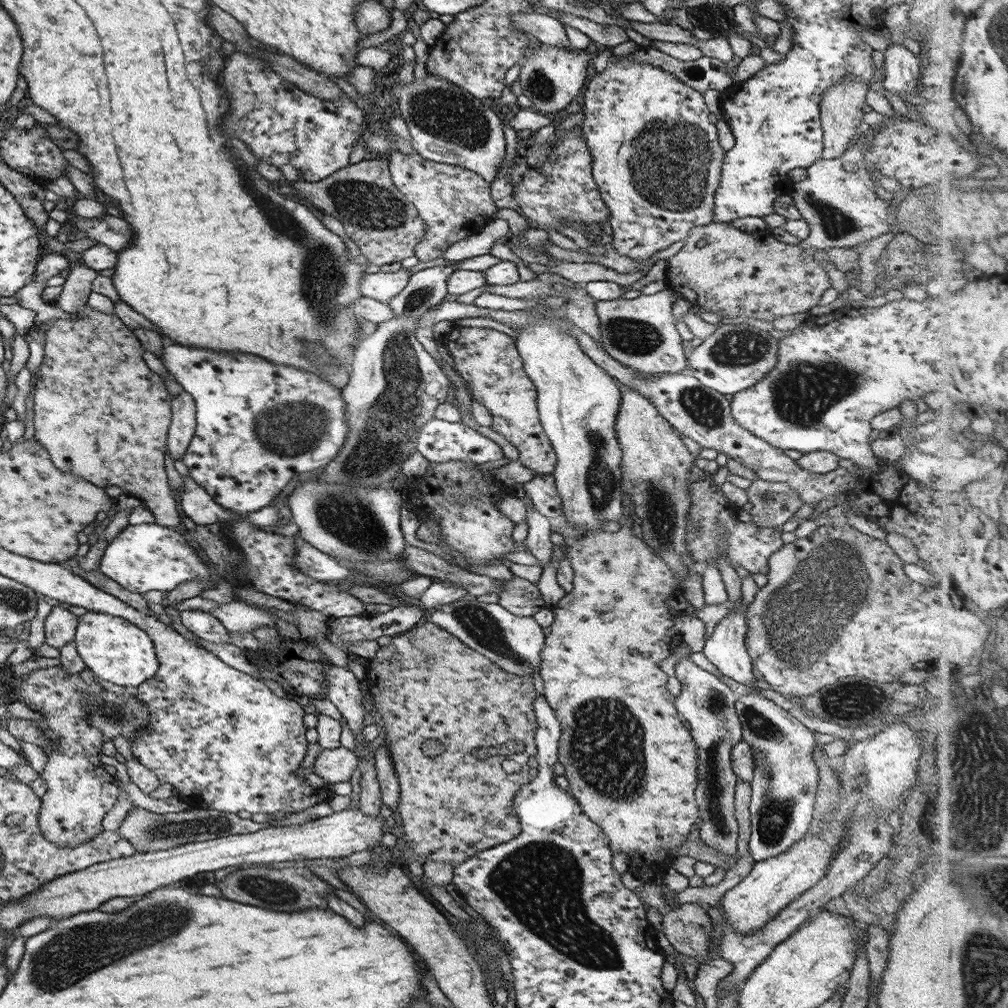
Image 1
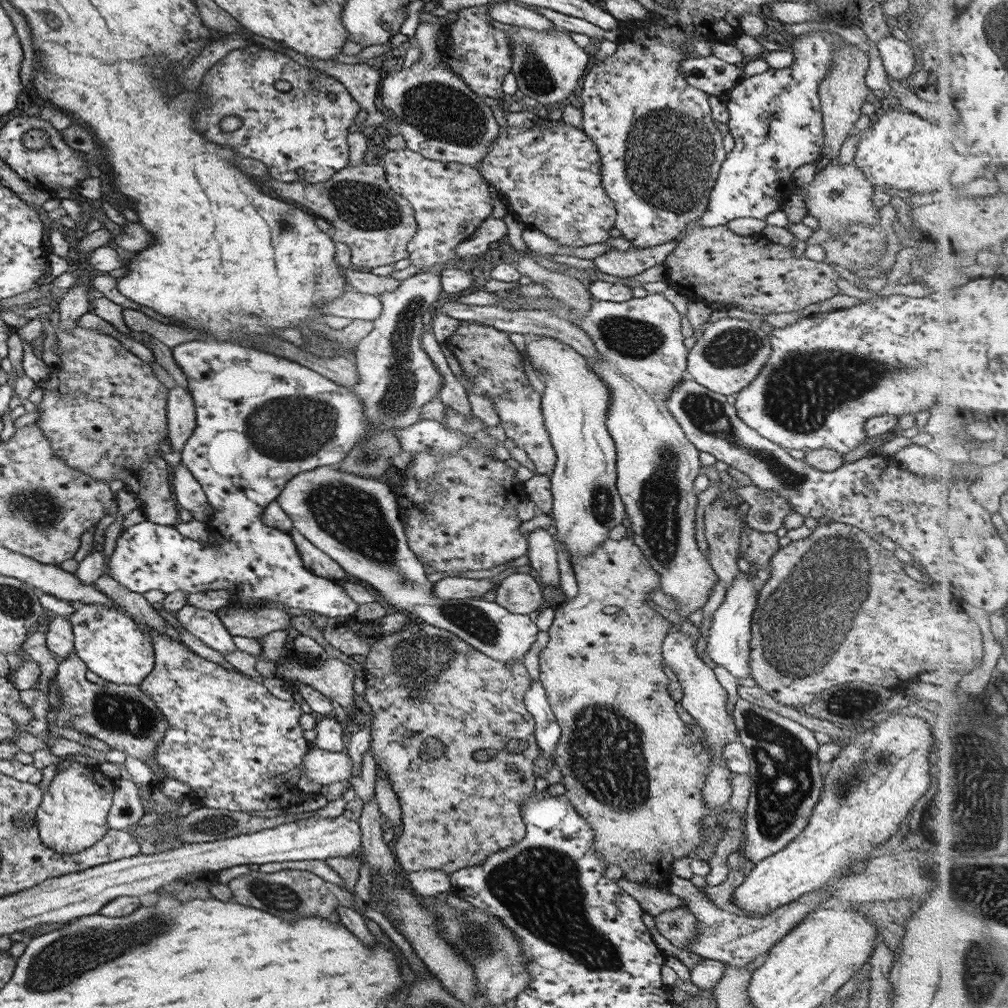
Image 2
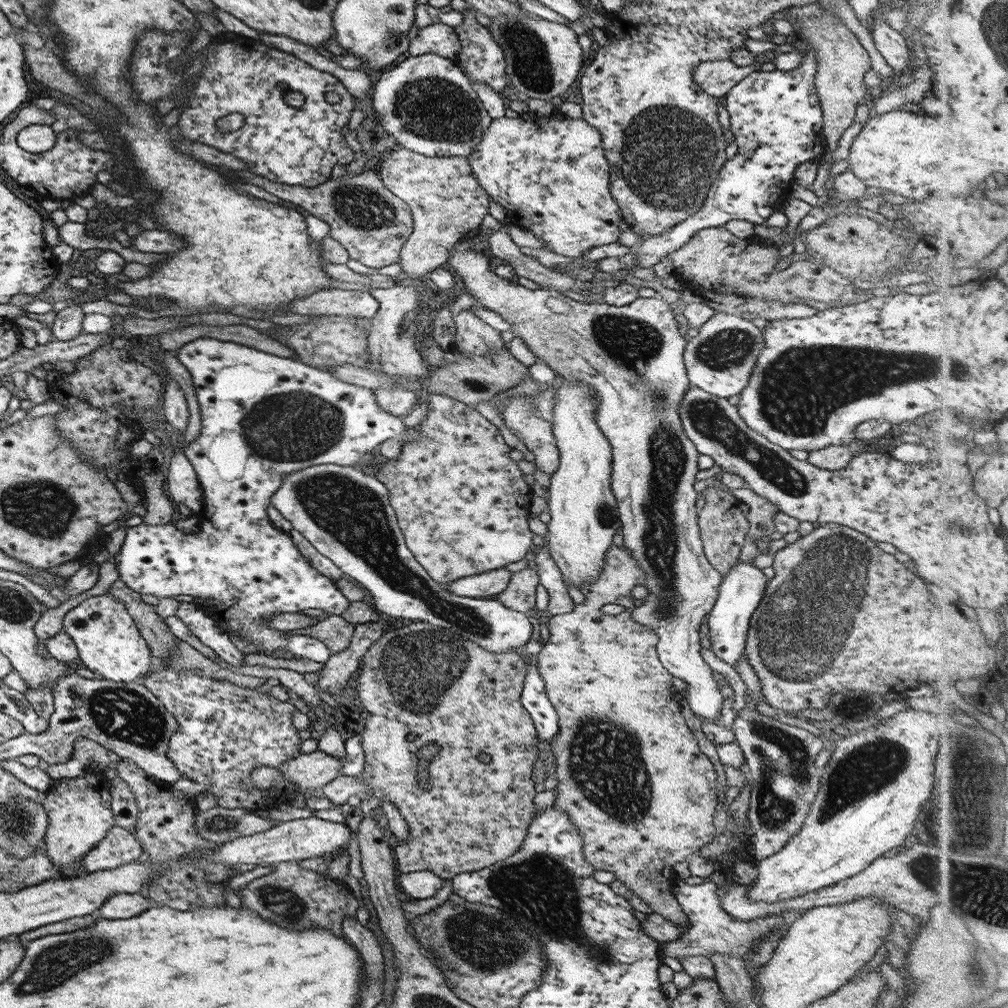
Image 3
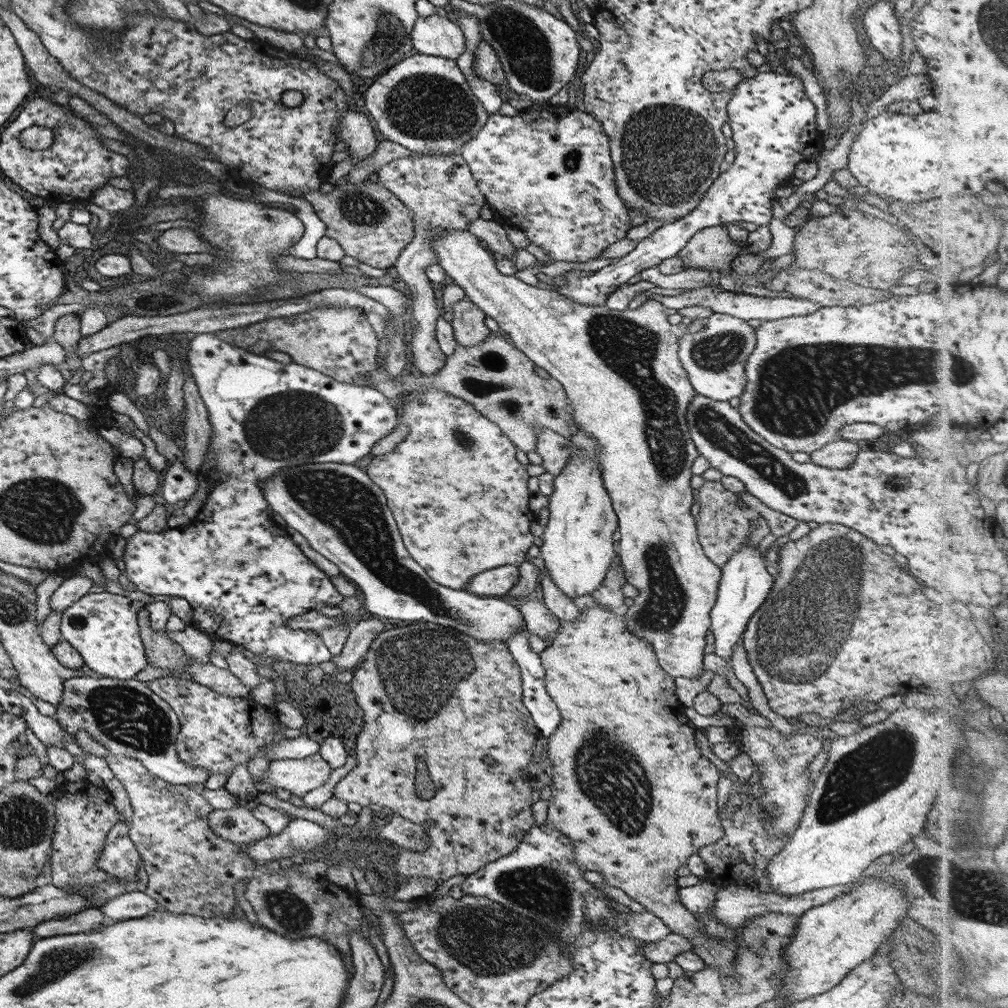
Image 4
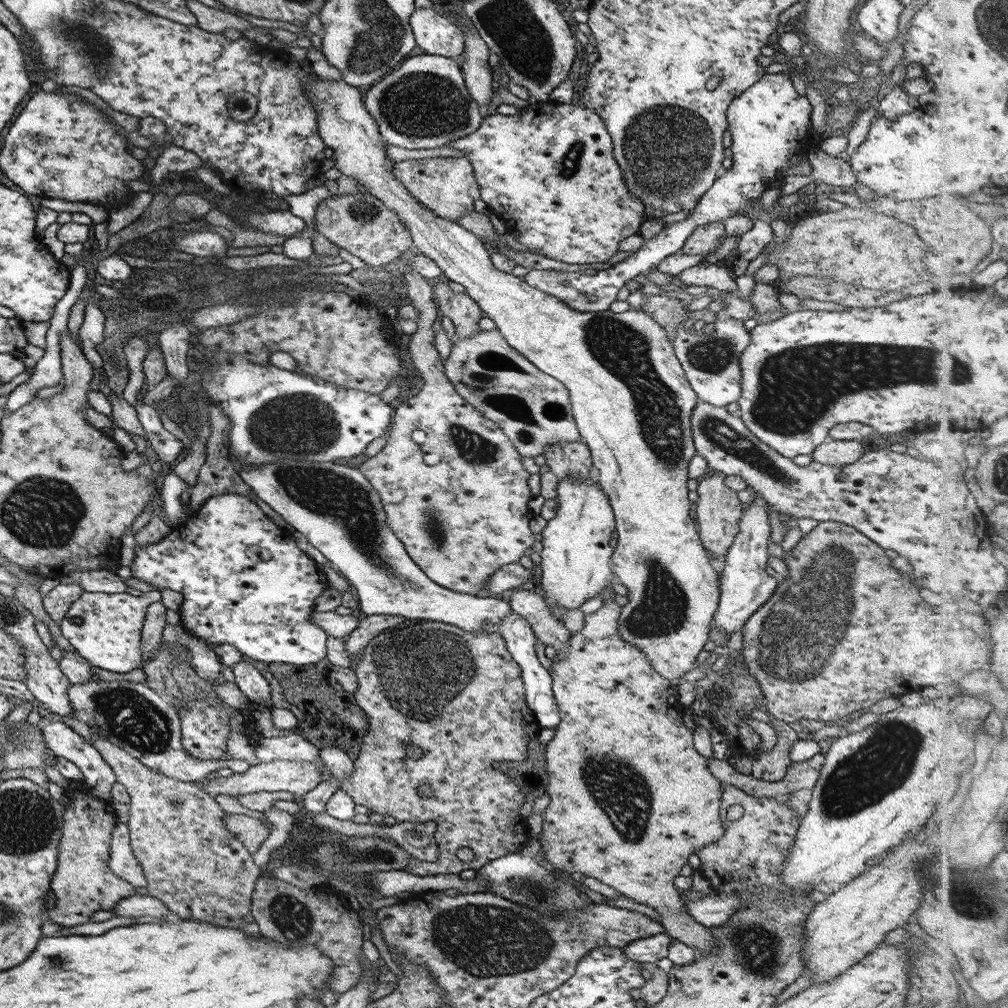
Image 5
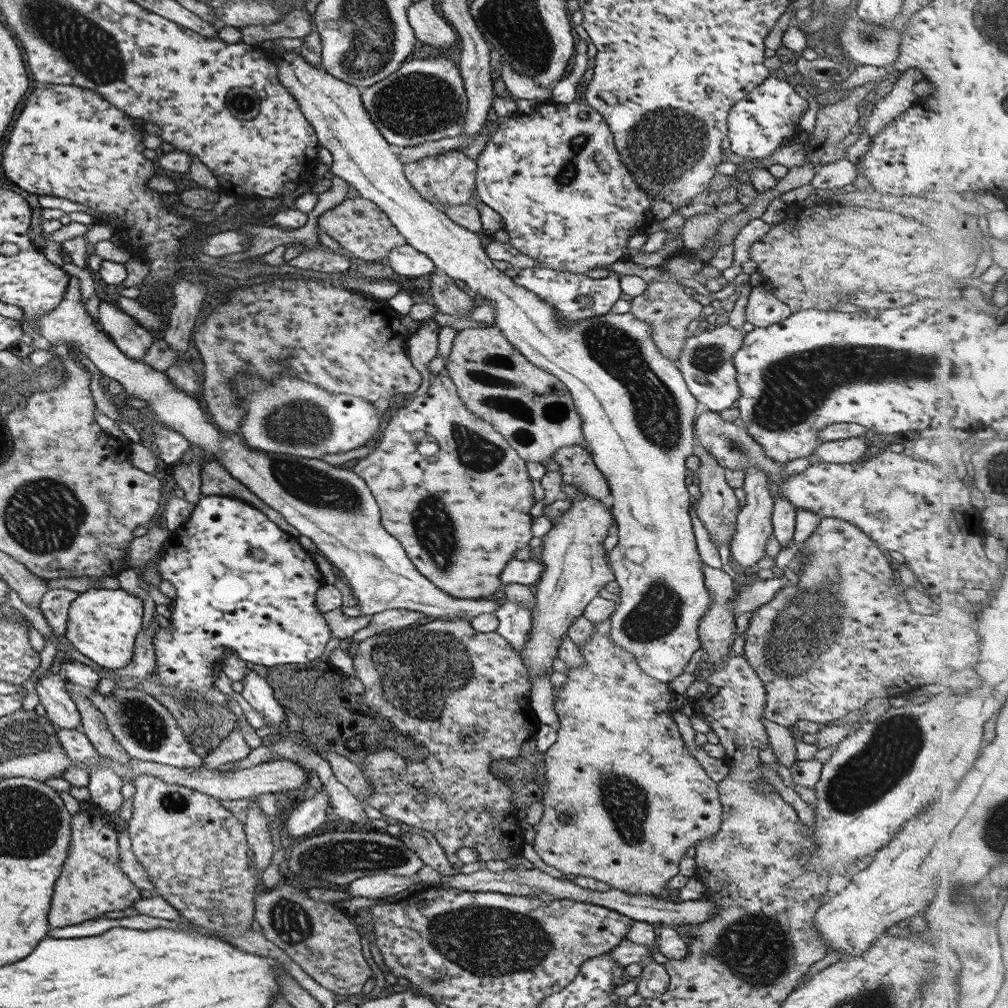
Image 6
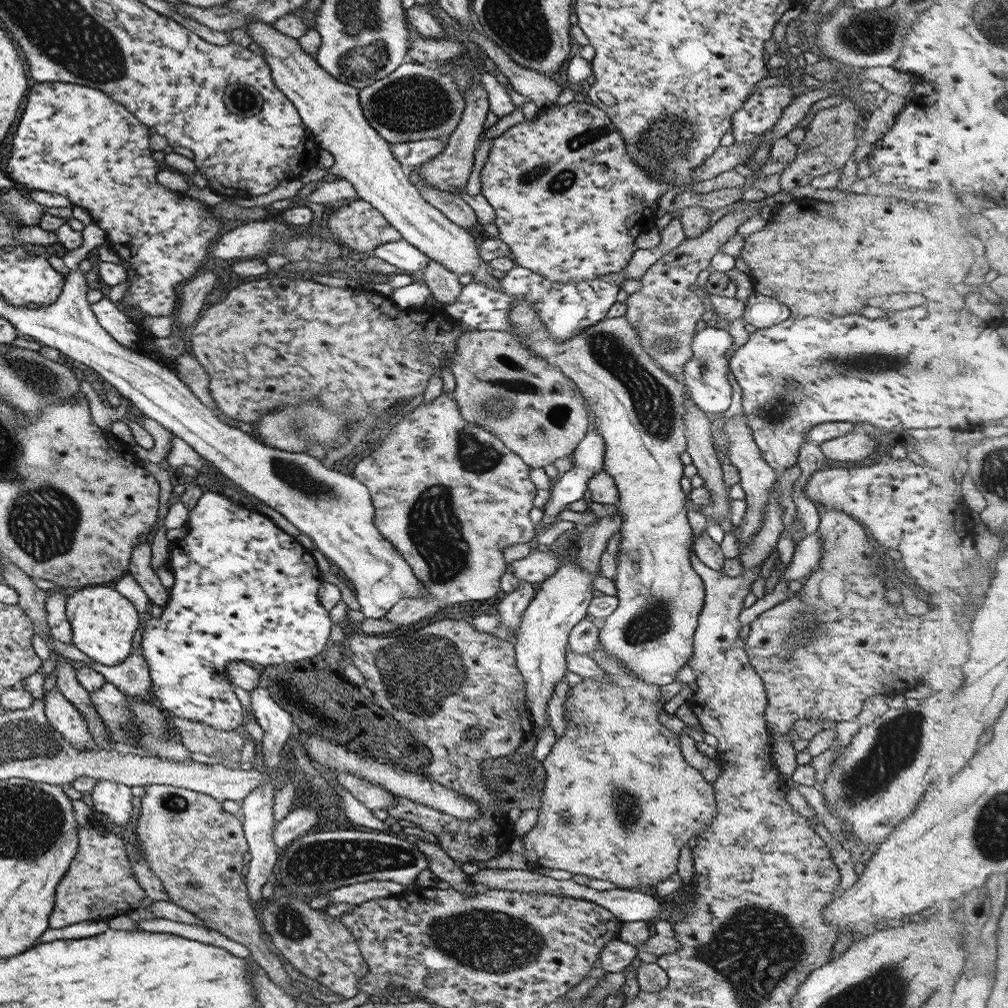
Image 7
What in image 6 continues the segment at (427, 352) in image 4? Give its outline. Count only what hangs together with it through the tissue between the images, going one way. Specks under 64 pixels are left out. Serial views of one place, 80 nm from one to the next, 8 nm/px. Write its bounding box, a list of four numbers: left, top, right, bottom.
[352,147,534,599]

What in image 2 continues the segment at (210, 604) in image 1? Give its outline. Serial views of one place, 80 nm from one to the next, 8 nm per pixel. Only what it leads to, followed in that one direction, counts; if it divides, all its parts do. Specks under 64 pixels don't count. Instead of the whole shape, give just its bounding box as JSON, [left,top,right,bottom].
[216,606,291,640]

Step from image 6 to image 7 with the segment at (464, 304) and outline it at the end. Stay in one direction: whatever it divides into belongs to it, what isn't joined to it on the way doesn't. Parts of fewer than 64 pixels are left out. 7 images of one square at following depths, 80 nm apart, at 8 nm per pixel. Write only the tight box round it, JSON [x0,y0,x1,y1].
[421,258,461,305]

